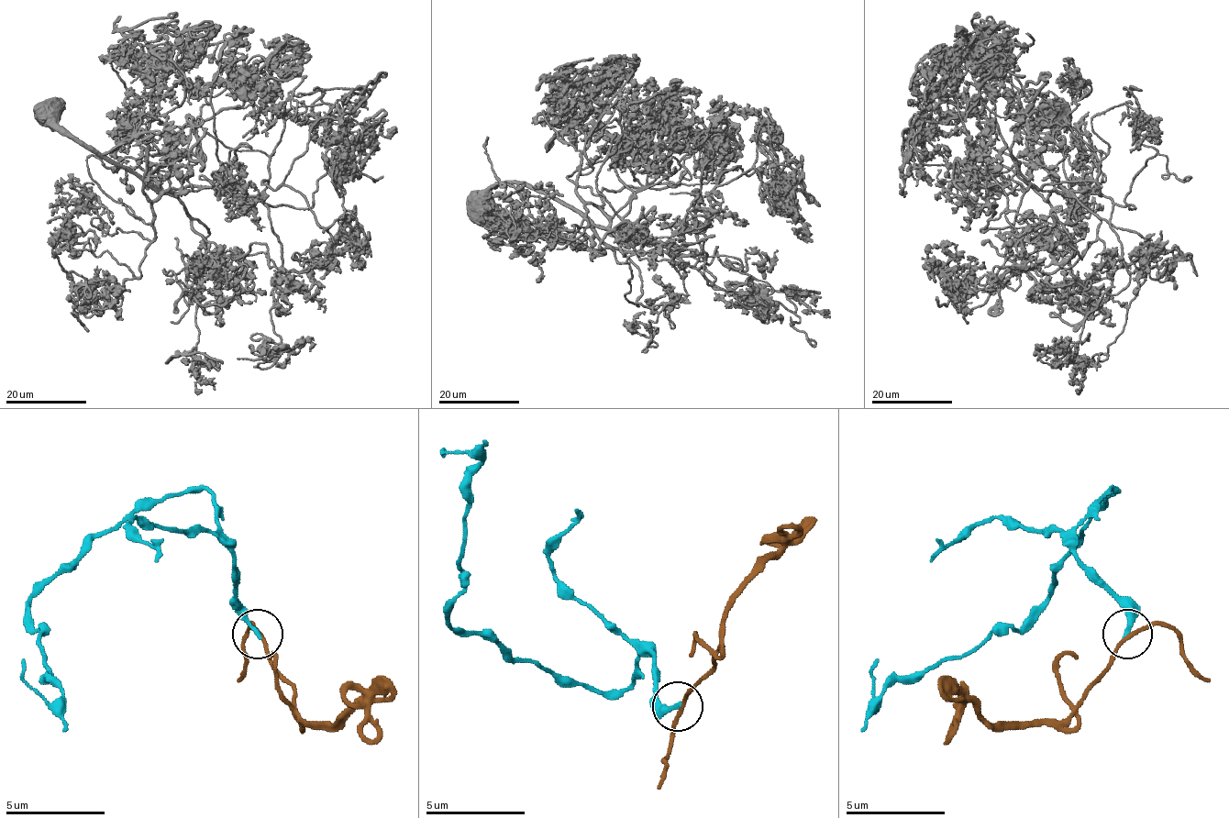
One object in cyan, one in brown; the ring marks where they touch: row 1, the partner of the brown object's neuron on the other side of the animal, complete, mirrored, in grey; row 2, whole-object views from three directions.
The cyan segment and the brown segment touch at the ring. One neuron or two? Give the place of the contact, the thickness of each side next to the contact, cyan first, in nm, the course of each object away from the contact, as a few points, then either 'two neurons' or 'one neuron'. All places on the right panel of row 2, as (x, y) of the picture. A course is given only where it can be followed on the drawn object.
place (1127, 634); calibres 240 and 170 nm; course cyan (1126, 633), (1121, 602), (1076, 553), (1076, 528), (1111, 488), (1016, 627), (902, 678), (877, 702), (877, 657); course brown (1126, 633), (1111, 668), (1066, 717), (987, 723), (967, 702), (942, 742); two neurons

